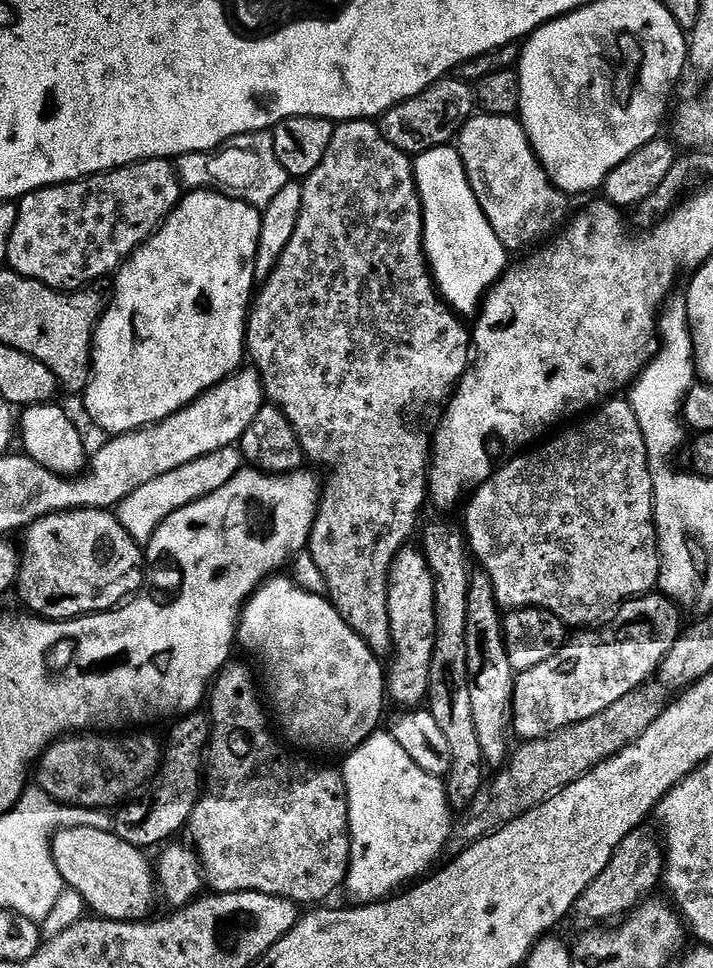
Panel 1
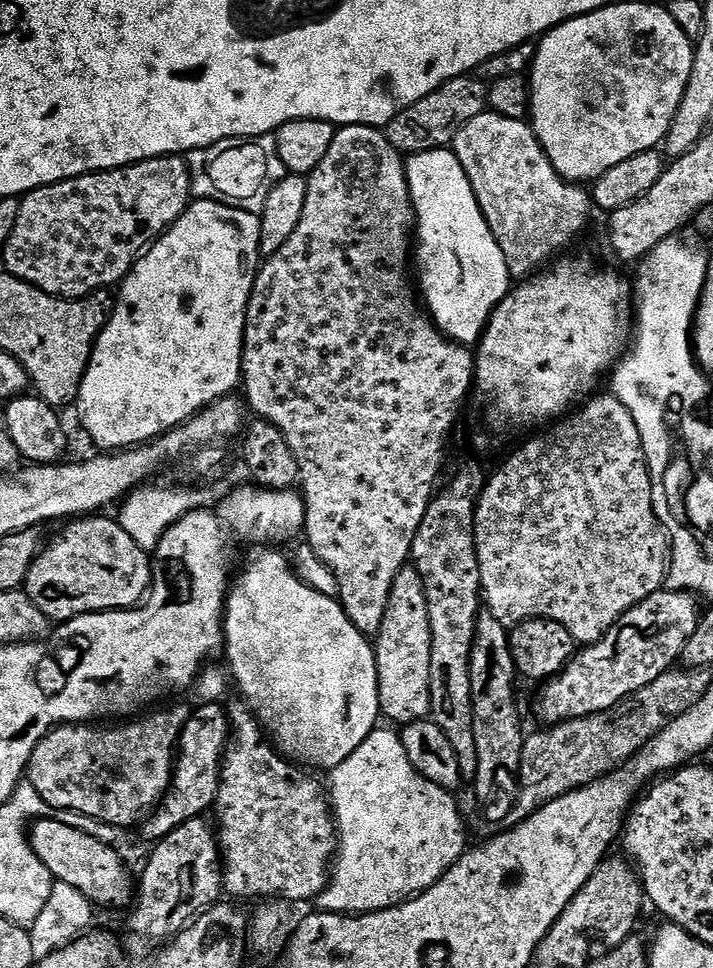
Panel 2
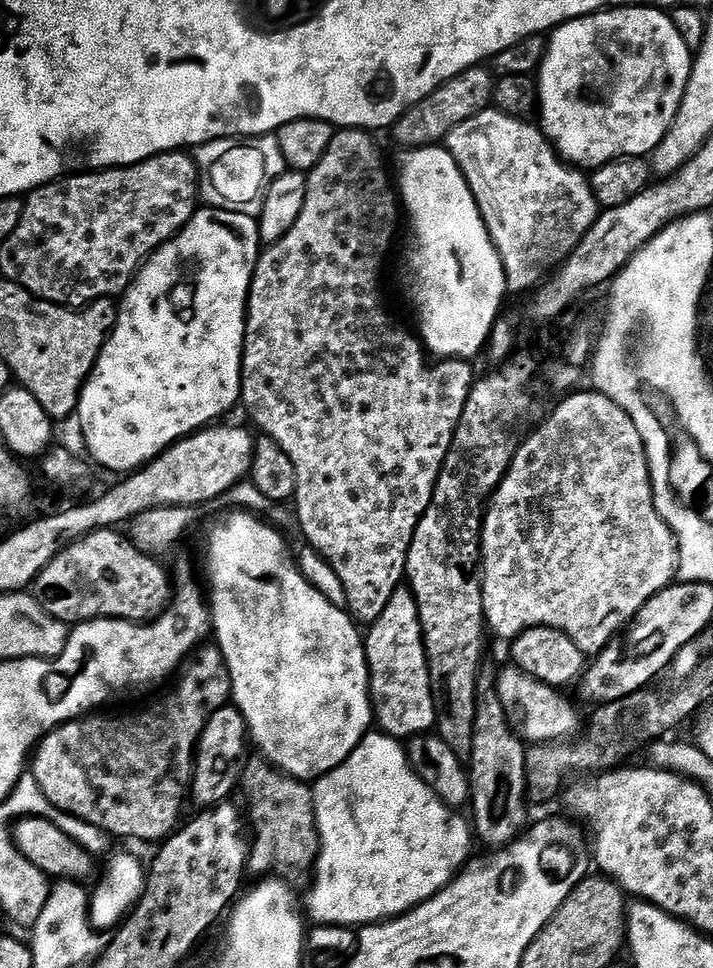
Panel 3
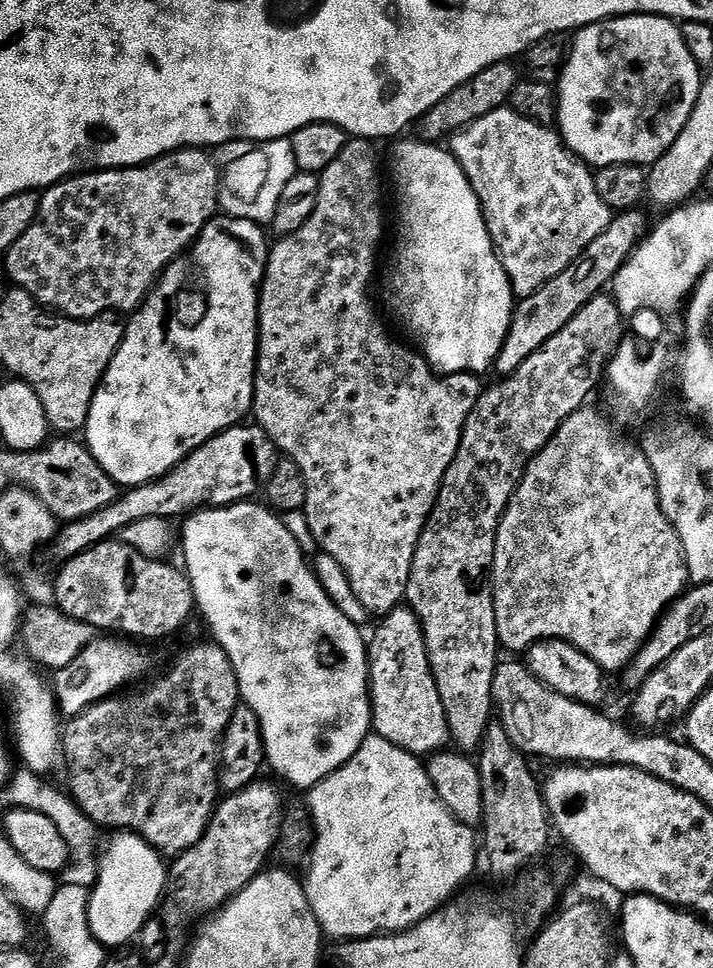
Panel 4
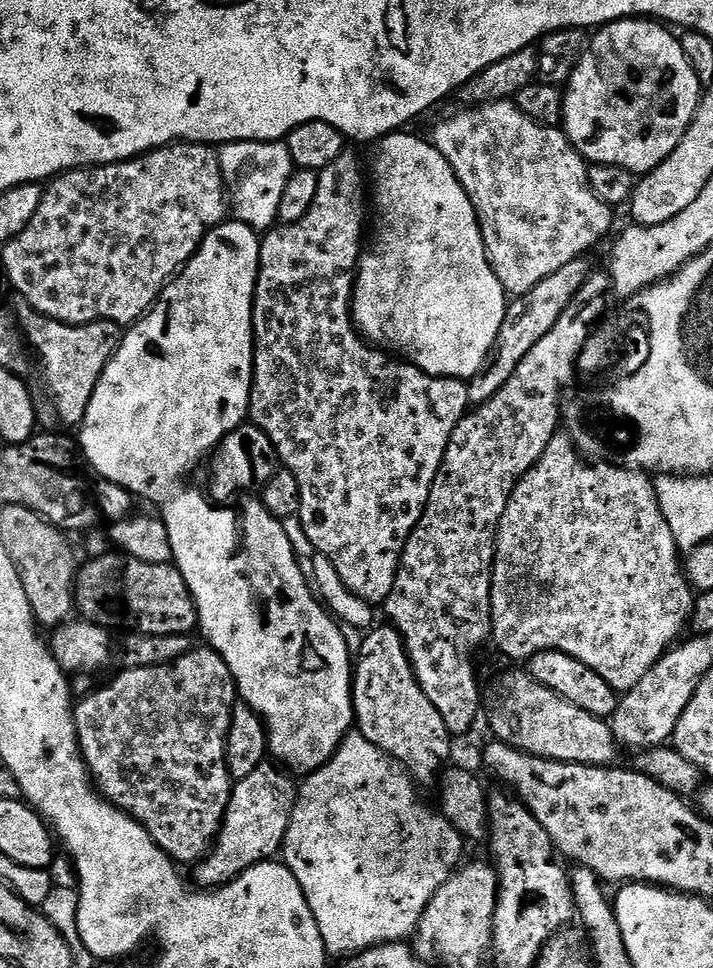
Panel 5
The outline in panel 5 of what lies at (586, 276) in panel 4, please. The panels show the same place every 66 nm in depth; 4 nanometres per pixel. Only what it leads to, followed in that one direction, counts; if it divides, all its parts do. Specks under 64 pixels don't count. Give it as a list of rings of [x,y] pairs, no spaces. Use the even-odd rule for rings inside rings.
[[[583,256],[568,262],[562,269],[555,271],[549,278],[544,278],[538,282],[534,289],[528,291],[524,296],[515,297],[508,305],[507,311],[502,318],[502,330],[498,330],[498,338],[494,338],[494,346],[490,354],[486,354],[486,362],[468,381],[468,403],[475,406],[490,402],[506,382],[510,382],[510,374],[518,370],[518,362],[530,354],[530,350],[537,342],[542,342],[550,330],[554,330],[554,322],[562,316],[566,306],[574,298],[574,294],[581,289],[581,286],[591,276],[594,265],[588,260],[589,257]]]

